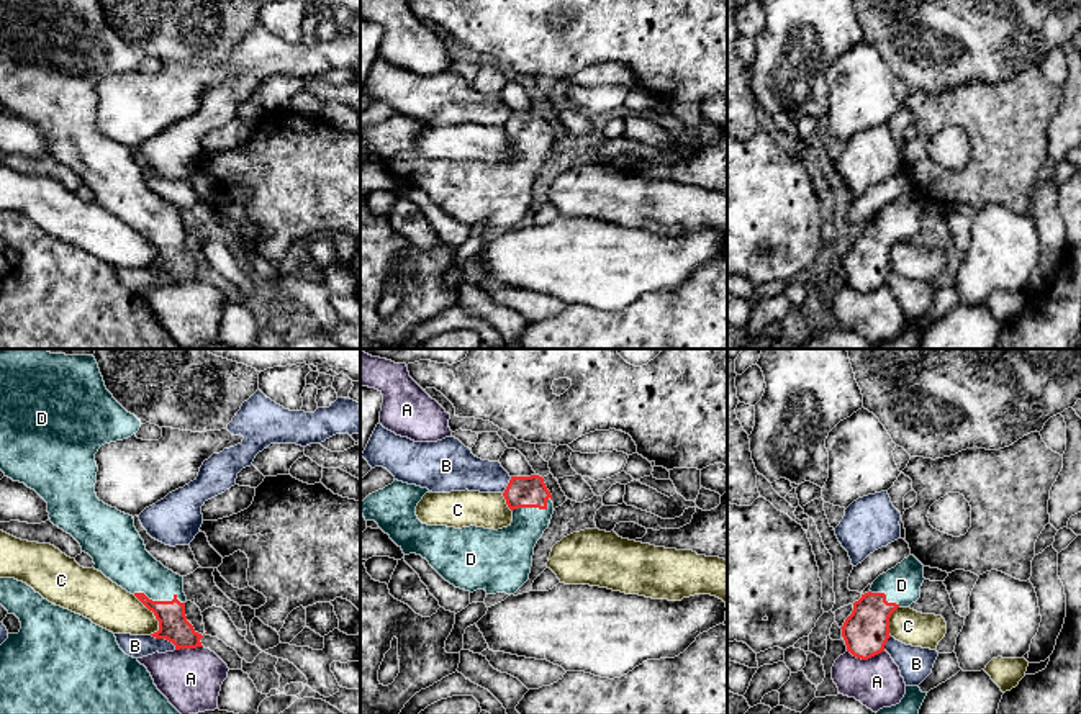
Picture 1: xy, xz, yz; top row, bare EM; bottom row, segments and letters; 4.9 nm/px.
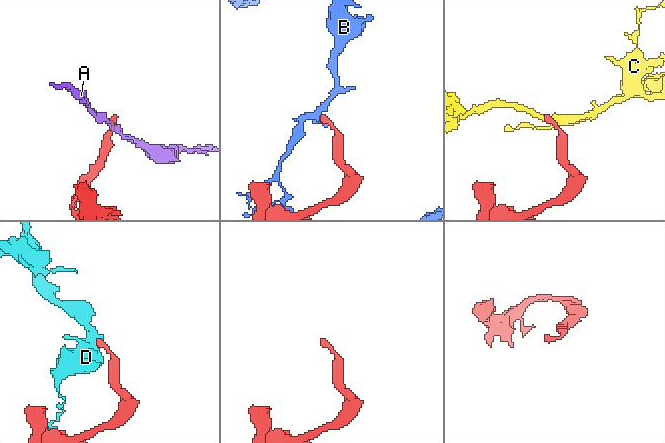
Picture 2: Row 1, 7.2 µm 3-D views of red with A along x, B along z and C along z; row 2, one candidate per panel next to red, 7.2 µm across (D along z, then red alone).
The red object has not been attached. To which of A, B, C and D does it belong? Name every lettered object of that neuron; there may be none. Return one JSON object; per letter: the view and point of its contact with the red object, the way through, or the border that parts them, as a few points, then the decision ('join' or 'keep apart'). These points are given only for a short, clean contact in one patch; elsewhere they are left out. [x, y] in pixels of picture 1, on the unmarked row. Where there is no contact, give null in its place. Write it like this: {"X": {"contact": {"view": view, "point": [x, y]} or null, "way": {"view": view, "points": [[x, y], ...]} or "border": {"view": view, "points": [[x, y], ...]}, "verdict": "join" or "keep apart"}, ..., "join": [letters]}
{"A": {"contact": {"view": "yz", "point": [865, 292]}, "verdict": "keep apart"}, "B": {"contact": {"view": "xy", "point": [164, 271]}, "verdict": "keep apart"}, "C": {"contact": {"view": "xy", "point": [153, 244]}, "verdict": "keep apart"}, "D": {"contact": {"view": "xy", "point": [159, 234]}, "way": {"view": "xy", "points": [[172, 256], [171, 246], [159, 234], [126, 195]]}, "verdict": "join"}, "join": ["D"]}

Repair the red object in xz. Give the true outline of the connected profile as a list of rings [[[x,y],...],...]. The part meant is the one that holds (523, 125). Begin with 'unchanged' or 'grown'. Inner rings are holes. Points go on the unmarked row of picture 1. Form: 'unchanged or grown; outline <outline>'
grown; outline [[[511,110],[503,129],[513,144],[513,156],[498,164],[477,159],[455,162],[423,157],[416,149],[416,139],[426,126],[432,124],[395,113],[362,134],[362,147],[365,154],[375,154],[405,188],[421,188],[455,221],[470,226],[485,223],[486,228],[514,228],[529,213],[534,180],[554,147],[552,128],[542,110]]]

